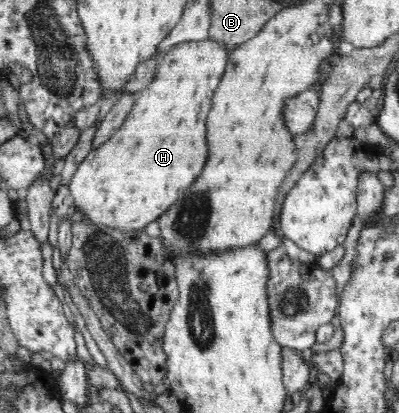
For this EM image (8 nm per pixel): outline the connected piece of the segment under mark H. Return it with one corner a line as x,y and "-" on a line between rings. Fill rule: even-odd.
207,37
201,41
177,43
161,55
155,78
145,89
135,93
135,105
123,125
103,145
89,152
68,181
67,191
73,197
73,205
87,217
86,221
123,233
141,231
163,215
185,193
185,189
189,189
207,159
205,119
211,107
211,97
223,78
228,53
222,43

